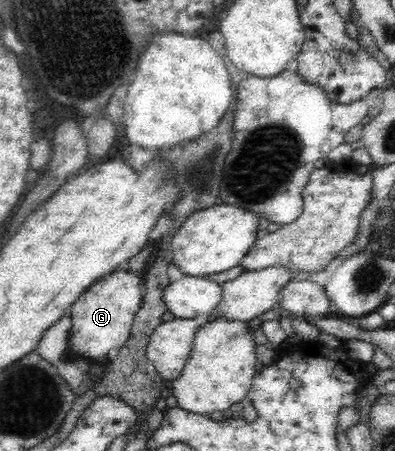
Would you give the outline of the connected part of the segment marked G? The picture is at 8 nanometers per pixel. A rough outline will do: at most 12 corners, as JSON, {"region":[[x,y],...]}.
{"region":[[122,267],[69,312],[68,358],[106,358],[131,335],[141,276]]}

